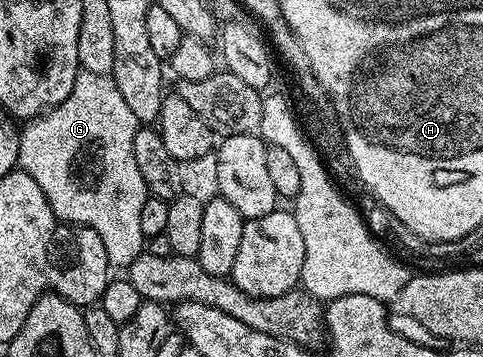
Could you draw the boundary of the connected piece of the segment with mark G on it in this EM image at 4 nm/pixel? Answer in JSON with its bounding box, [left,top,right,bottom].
[17,70,147,269]

